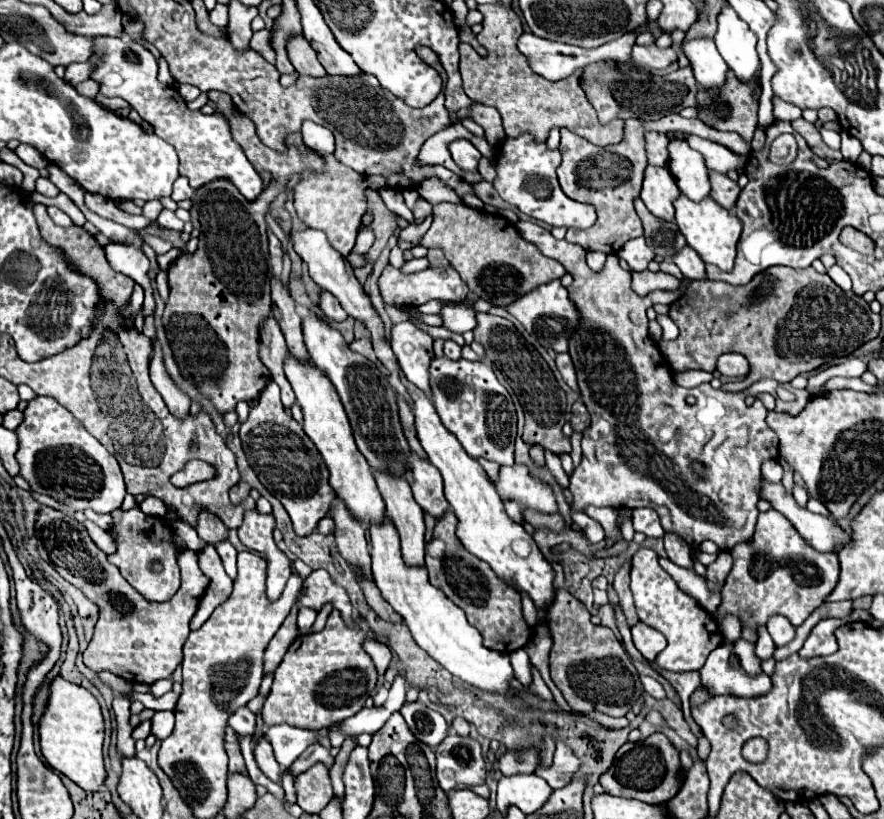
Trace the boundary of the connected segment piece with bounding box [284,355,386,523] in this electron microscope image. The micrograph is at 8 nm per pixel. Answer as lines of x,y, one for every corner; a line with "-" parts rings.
294,355
286,357
284,373
286,373
286,377
294,389
296,401
302,409
302,415
304,415
302,427
304,427
306,435
318,447
318,451
330,471
332,489
346,503
346,507
352,511
352,515
356,519
364,521
364,517
368,517
370,523
380,523
384,517
386,505
378,493
370,465
366,465
366,459
362,457
362,453
358,453
358,447
354,445
348,417
342,409
342,403
338,401
338,393
336,393
332,381
328,379
326,373
316,369
316,365
312,361
300,361

